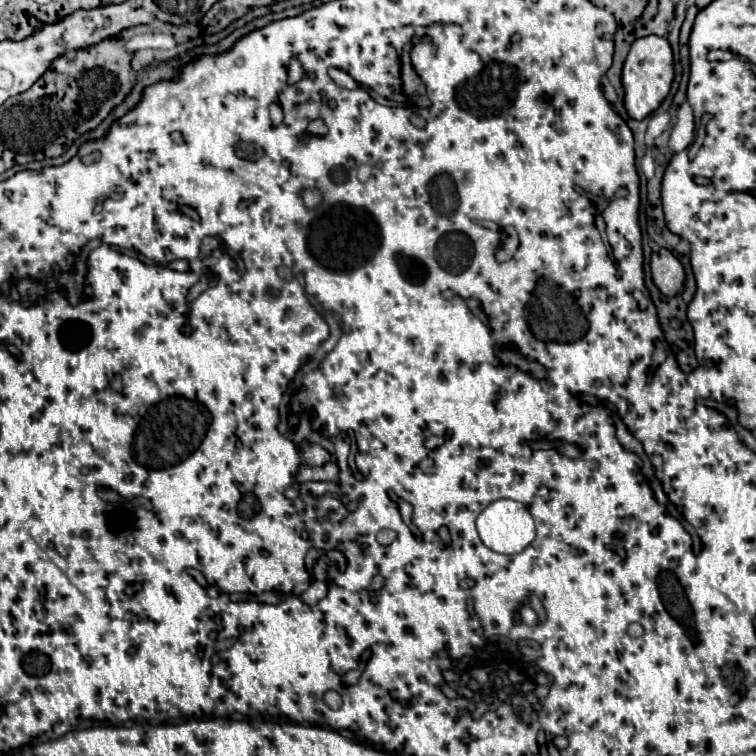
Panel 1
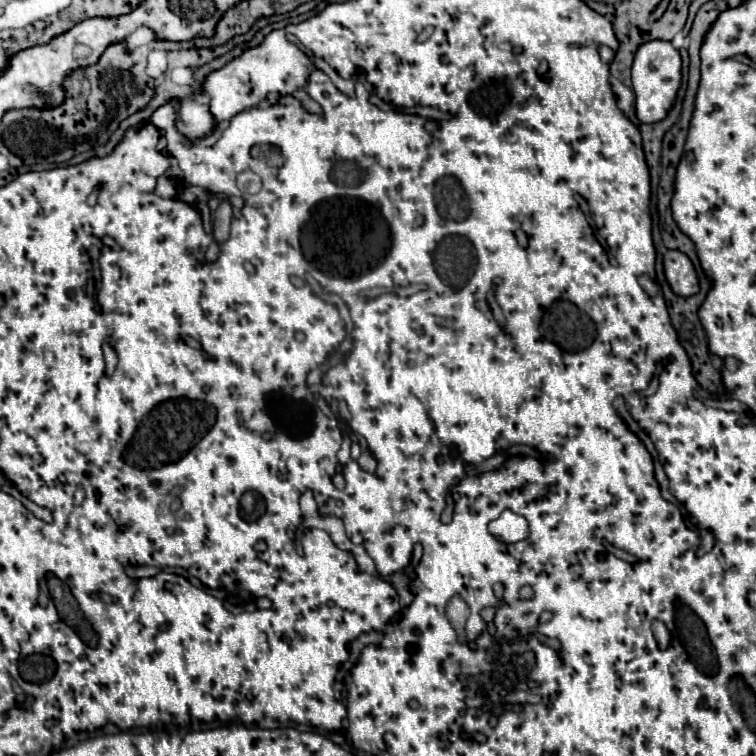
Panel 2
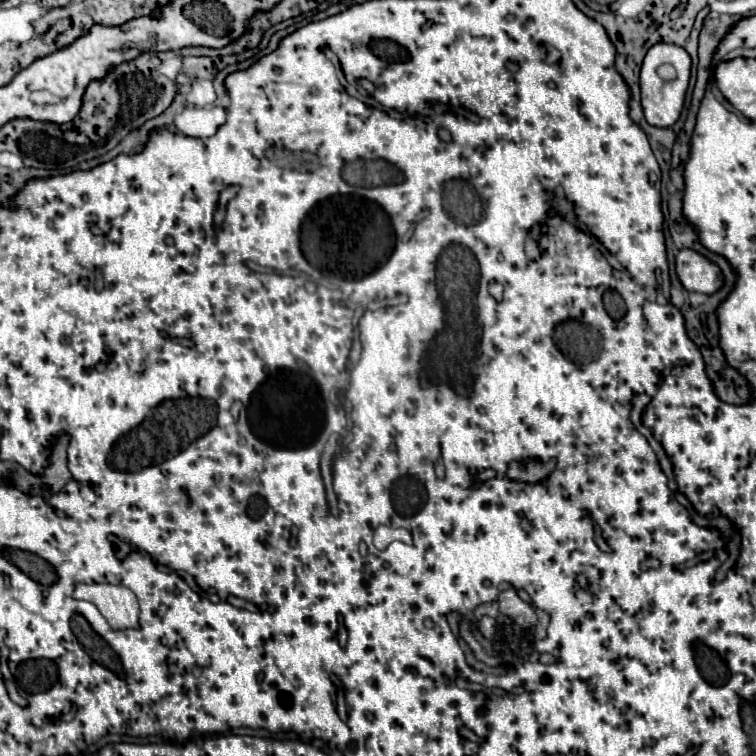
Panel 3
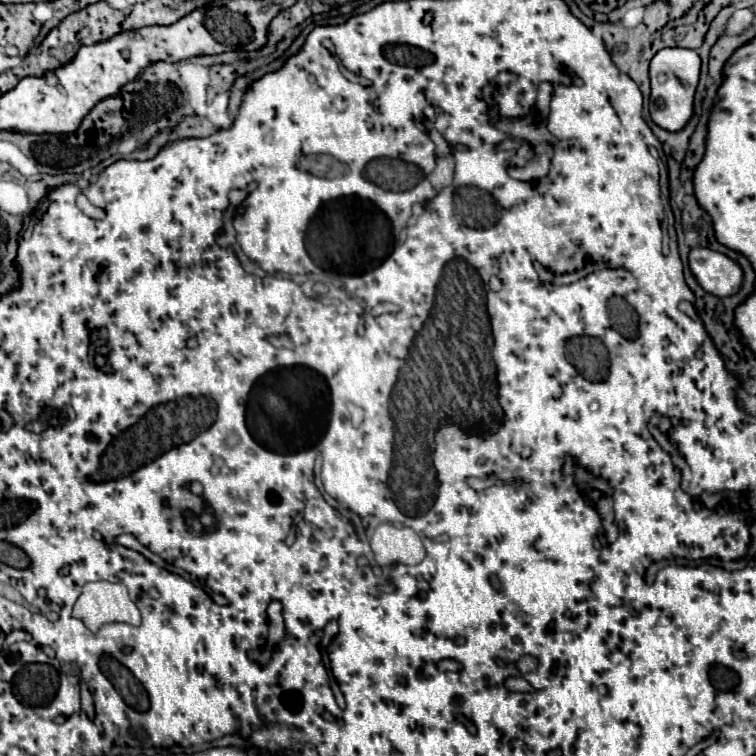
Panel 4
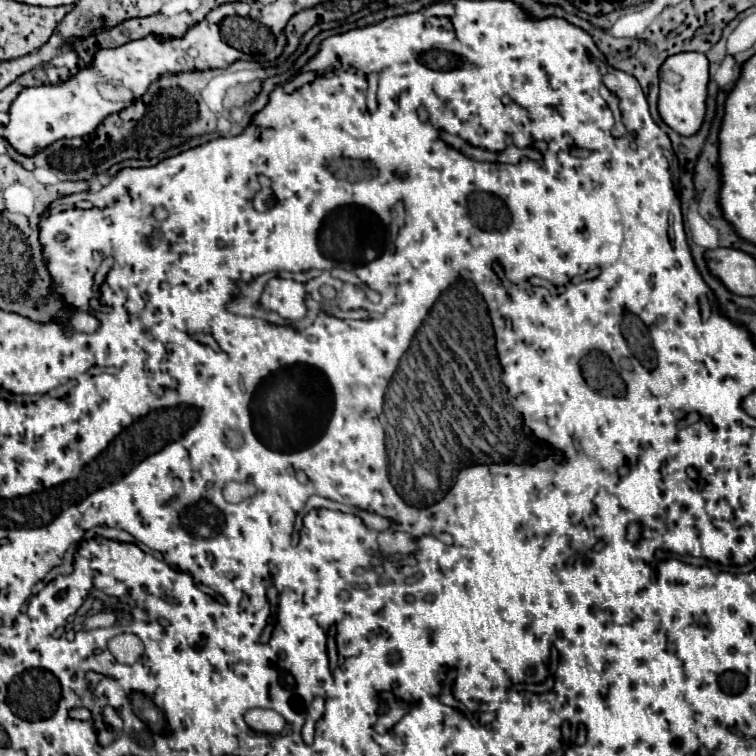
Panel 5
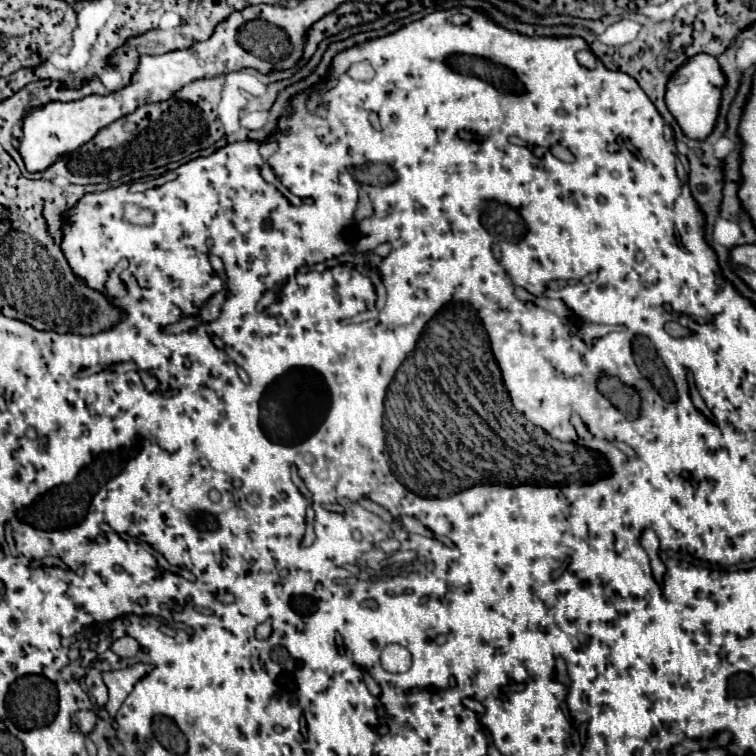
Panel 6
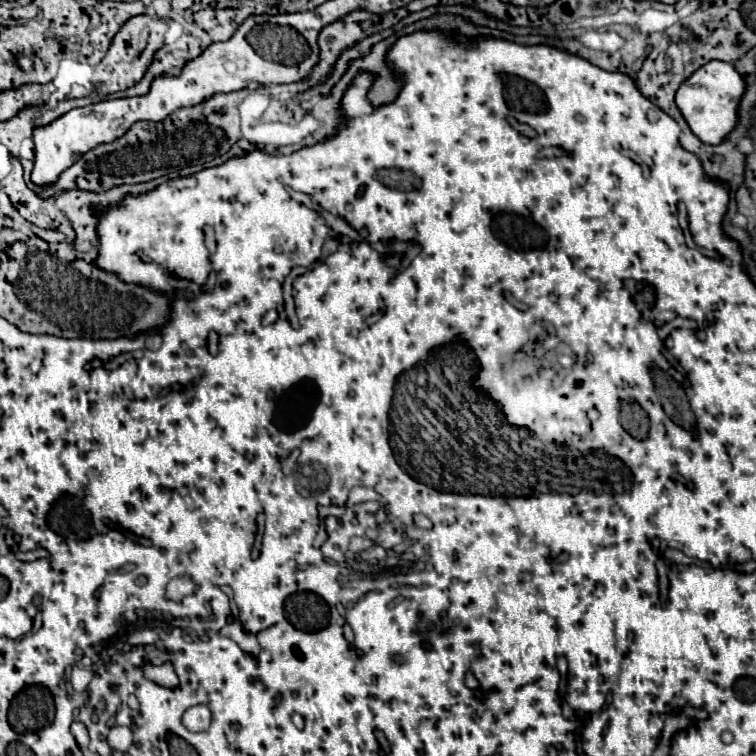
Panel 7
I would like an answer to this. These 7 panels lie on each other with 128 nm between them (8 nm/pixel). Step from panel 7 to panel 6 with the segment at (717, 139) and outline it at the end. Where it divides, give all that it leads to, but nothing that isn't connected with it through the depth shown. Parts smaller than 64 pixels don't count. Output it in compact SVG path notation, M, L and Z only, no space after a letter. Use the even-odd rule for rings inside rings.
M710 54L694 56L672 74L672 80L668 82L666 90L666 104L688 138L704 140L714 130L724 86L726 86L726 76L720 68L720 62Z

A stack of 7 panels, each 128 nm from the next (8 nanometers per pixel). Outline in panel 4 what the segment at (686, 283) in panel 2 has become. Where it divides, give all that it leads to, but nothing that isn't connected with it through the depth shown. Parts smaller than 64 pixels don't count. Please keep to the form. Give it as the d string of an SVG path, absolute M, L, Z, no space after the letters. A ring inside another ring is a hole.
M692 248L690 270L702 288L714 296L732 296L744 282L744 272L732 258L710 248Z

